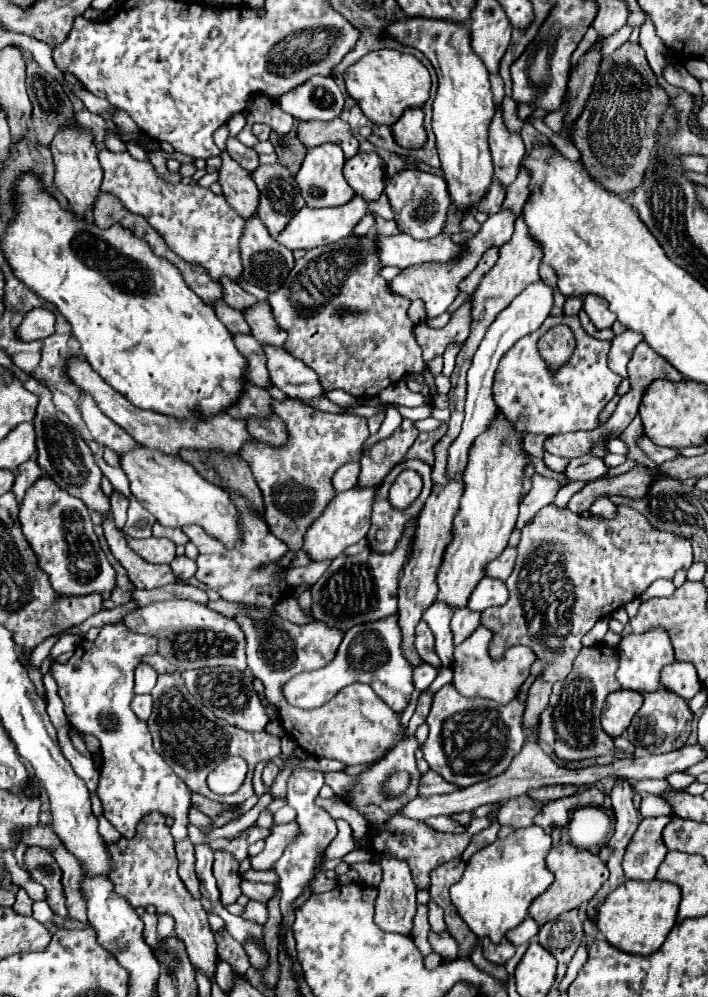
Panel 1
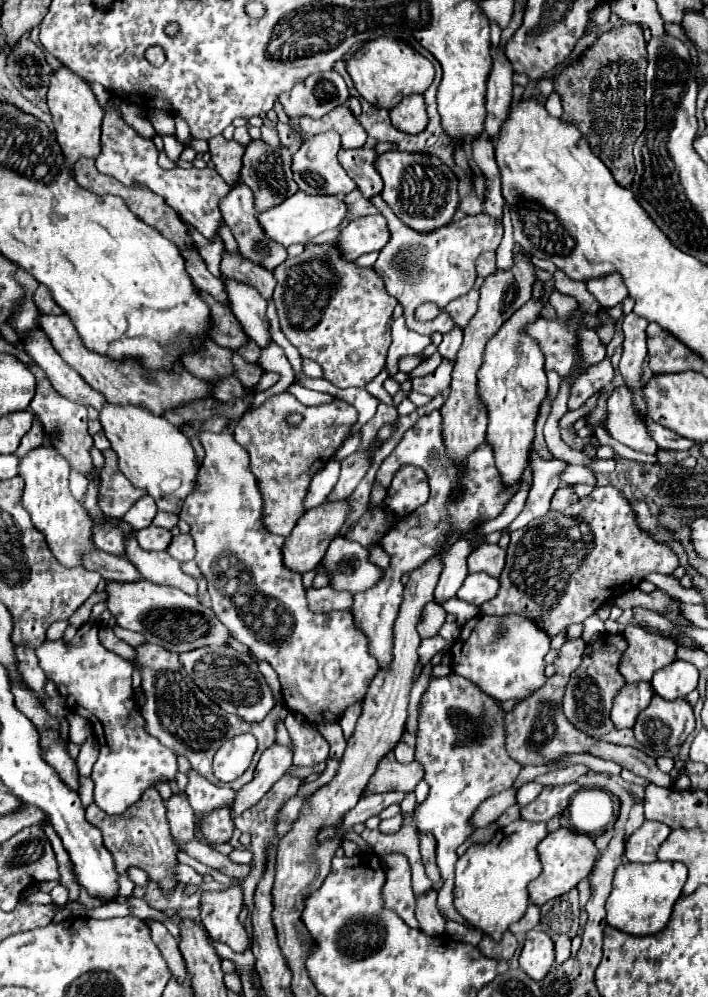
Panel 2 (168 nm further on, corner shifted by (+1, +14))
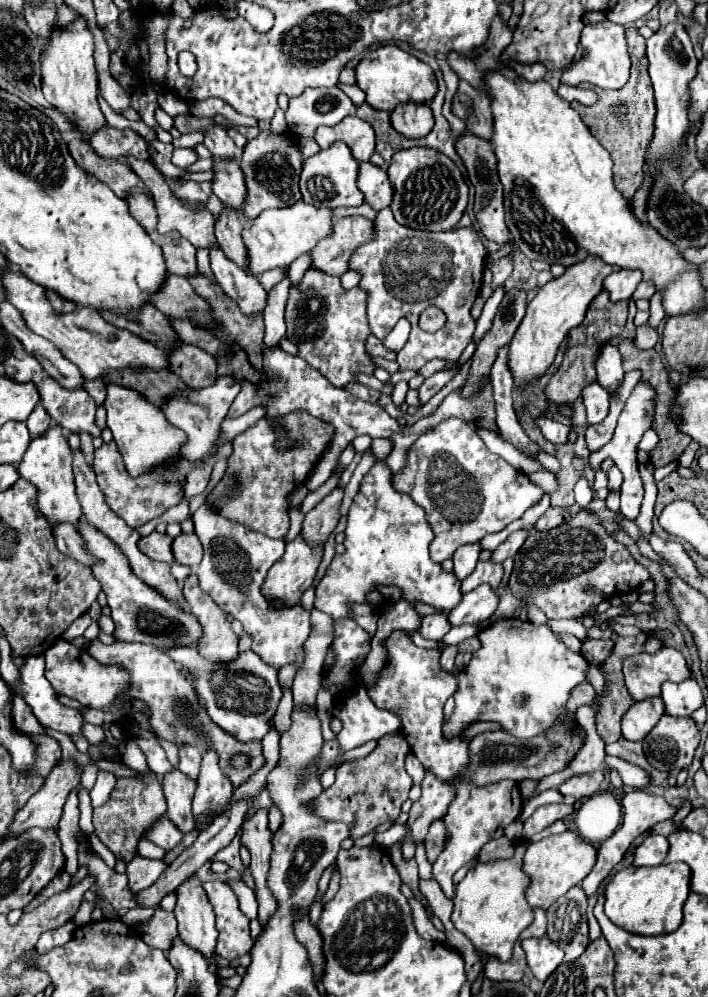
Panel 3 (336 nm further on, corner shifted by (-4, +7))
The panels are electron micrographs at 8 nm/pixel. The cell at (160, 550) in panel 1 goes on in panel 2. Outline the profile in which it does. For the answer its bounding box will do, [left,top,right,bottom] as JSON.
[136,526,172,550]

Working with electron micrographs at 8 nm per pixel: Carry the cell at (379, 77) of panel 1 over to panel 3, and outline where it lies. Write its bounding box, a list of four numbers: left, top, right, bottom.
[355,45,437,111]

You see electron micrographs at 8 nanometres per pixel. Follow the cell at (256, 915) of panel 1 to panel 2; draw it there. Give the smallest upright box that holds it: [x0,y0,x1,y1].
[200,884,248,952]

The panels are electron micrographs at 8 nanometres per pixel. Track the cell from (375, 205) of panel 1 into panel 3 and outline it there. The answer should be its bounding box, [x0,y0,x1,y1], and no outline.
[351,209,487,371]

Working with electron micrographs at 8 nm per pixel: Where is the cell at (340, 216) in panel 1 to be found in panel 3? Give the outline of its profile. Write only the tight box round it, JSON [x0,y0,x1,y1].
[243,201,333,275]

